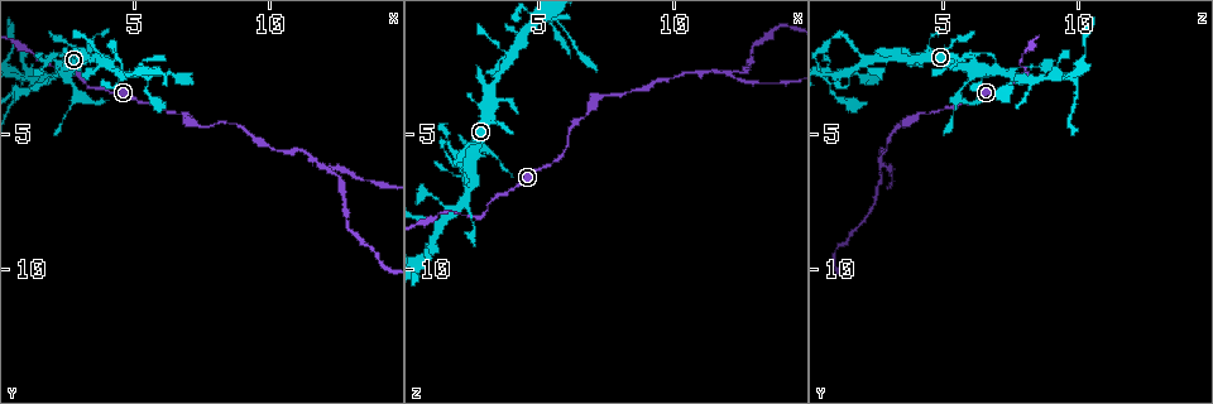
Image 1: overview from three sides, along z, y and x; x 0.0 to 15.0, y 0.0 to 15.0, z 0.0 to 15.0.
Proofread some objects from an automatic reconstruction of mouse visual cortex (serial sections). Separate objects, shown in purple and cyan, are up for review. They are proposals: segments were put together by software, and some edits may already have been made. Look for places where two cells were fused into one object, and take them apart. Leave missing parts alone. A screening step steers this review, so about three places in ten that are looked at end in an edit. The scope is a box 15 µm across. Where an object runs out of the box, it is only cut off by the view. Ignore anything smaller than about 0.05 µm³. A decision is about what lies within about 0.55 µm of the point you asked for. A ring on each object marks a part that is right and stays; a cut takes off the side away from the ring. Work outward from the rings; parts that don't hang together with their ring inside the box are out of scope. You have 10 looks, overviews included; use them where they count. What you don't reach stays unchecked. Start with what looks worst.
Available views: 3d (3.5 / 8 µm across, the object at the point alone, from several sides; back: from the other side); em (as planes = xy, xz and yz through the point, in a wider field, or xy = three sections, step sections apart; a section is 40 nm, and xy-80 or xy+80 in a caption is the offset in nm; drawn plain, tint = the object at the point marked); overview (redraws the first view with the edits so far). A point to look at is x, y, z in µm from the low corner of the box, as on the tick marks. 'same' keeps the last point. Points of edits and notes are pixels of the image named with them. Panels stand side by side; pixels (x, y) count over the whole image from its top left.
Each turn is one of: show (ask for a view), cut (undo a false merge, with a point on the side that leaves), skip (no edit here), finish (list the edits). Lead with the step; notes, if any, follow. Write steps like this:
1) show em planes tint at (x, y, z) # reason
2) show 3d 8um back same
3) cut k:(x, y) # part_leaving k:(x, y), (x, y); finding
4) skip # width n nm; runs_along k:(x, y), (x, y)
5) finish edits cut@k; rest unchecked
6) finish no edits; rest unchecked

show 3d 3.5um at (2.0, 2.8, 7.9) # abrupt turn

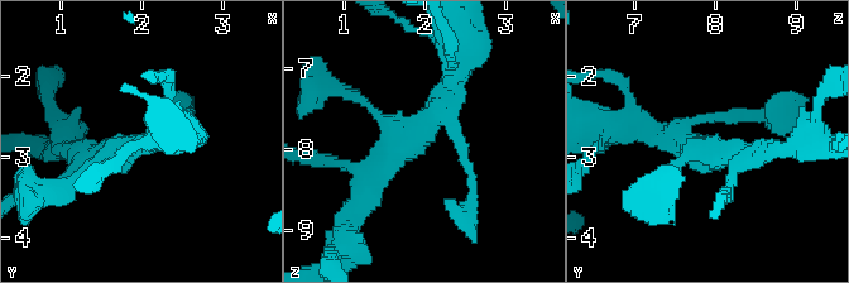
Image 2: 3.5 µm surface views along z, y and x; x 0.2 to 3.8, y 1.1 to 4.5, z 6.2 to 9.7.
show em xy step 3 tint at (1.90, 2.85, 7.85) # arms 4; arm_widths 150, 150, 250, 250 nm

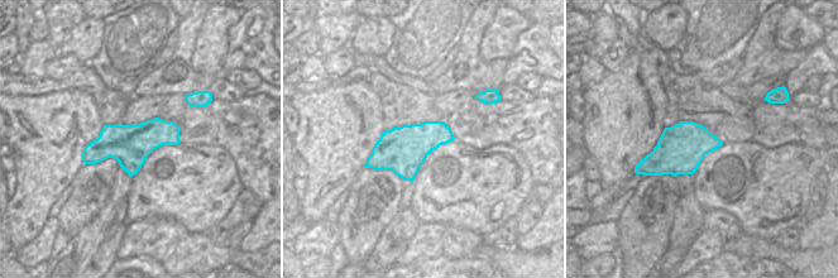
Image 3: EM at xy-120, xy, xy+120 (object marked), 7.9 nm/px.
skip # width 360 nm; runs_along 2:(459, 70), (427, 128), (361, 200); all the same cell

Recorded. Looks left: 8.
show 3d 3.5um back at (2.9, 3.5, 5.6) # thin neck

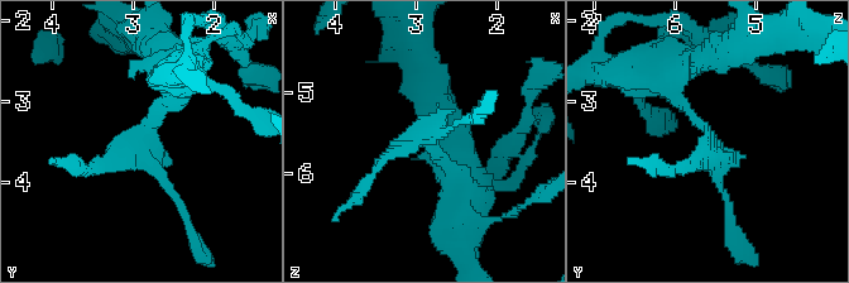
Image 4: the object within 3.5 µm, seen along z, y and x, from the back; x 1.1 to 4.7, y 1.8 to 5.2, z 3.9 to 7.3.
show em xy step 5 plain at (2.90, 3.40, 5.55)

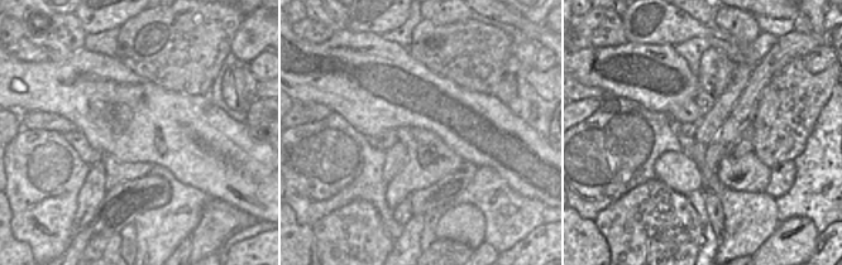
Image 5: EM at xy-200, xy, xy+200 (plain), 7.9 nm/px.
show em xy step 5 tint same

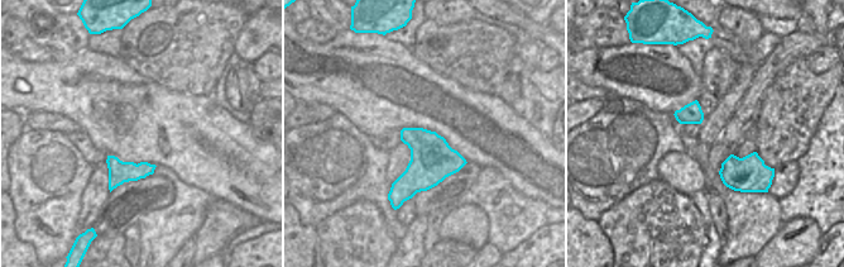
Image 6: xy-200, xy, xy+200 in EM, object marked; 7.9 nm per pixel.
cut 4:(686, 166) # part_leaving 4:(709, 143), (734, 244); a second cell is stuck on

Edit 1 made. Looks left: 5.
show 3d 3.5um at (3.8, 2.3, 2.3) # arms part here

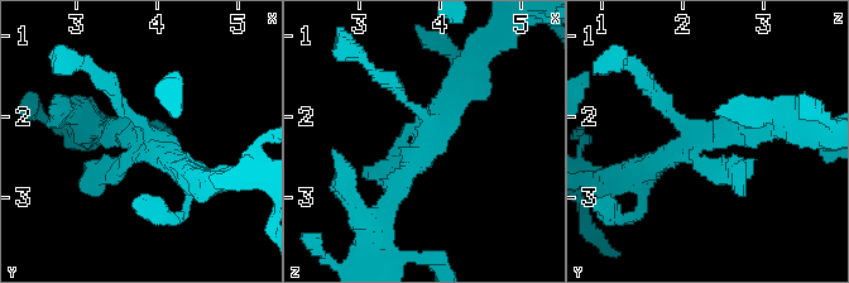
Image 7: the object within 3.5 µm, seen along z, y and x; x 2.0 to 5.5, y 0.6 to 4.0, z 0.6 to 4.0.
show em xy step 5 tint at (3.85, 2.25, 2.25)

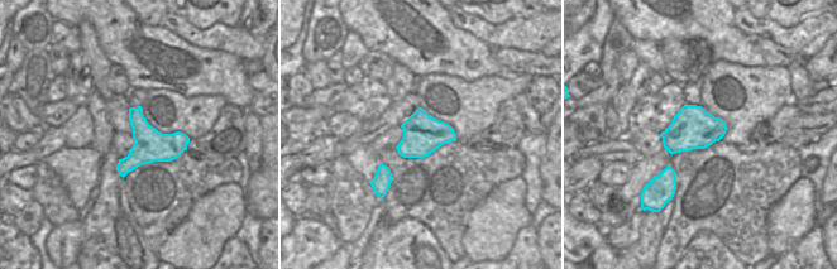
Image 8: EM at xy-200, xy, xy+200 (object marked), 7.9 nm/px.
skip # runs_along 7:(387, 202), (468, 76); continuous, no second cell

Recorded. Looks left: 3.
show 3d 3.5um at (6.7, 4.2, 4.3) # calibre changes

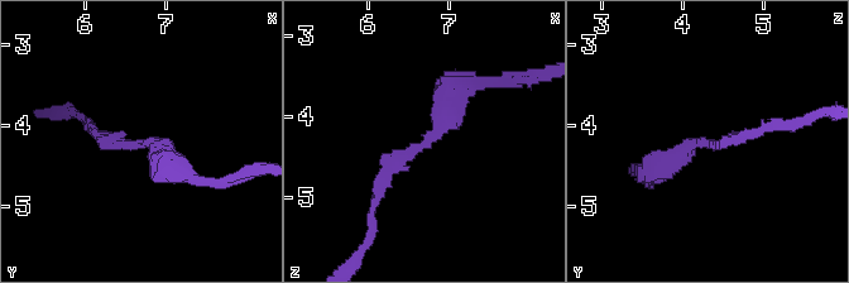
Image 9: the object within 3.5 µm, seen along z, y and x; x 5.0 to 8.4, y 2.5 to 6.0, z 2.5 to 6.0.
skip # runs_along 9:(377, 196), (466, 86); one cell here

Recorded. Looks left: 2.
show 3d 3.5um at (11.6, 6.0, 2.7) # arms run side by side

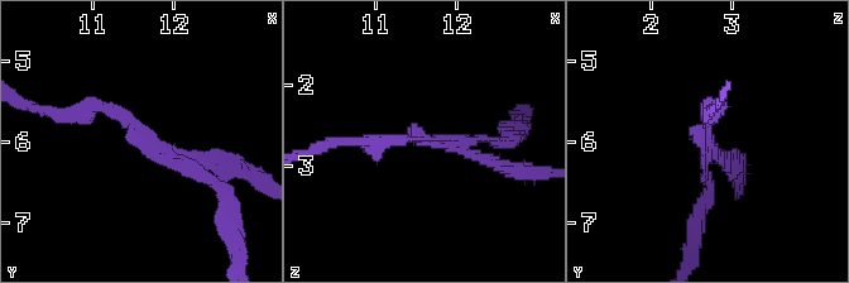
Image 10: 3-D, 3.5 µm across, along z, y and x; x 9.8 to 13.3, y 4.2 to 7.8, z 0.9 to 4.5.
show em planes tint at (11.65, 6.00, 2.70) # arms 3; arm_widths 100, 150, 150 nm

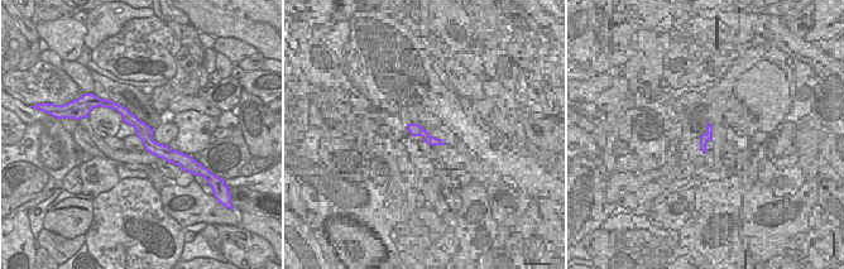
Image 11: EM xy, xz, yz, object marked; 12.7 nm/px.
cut 10:(217, 186) # part_leaving 10:(144, 139), (210, 178), (226, 212); a second cell is stuck on

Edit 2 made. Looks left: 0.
finish edits cut@4, cut@10; rest unchecked

